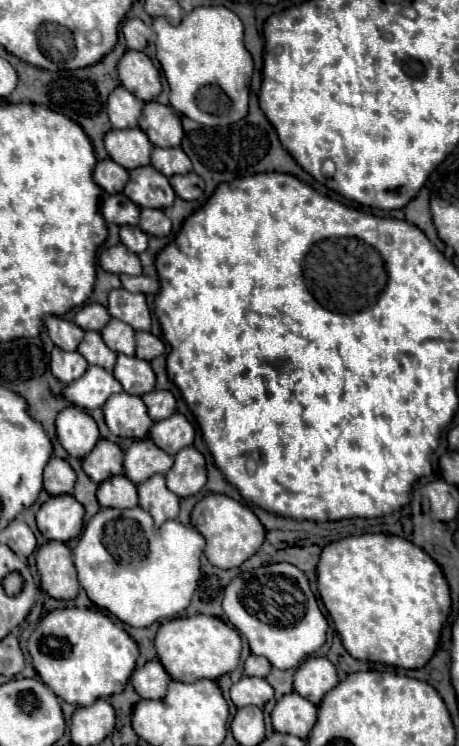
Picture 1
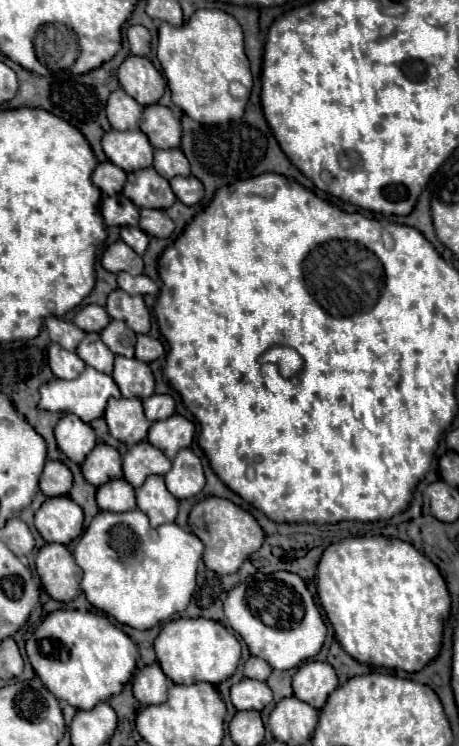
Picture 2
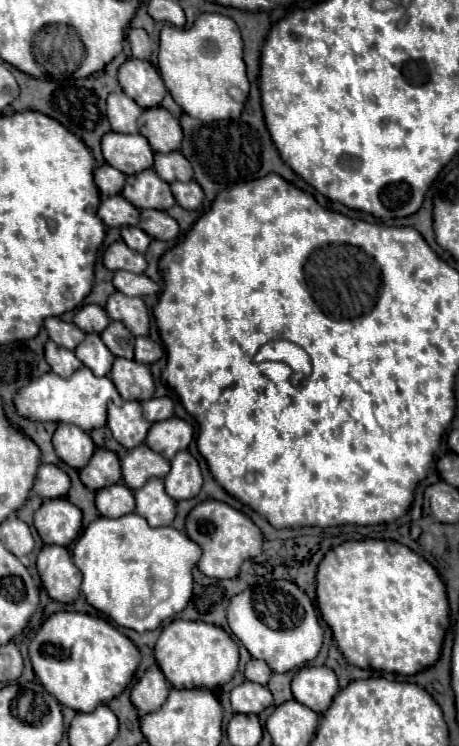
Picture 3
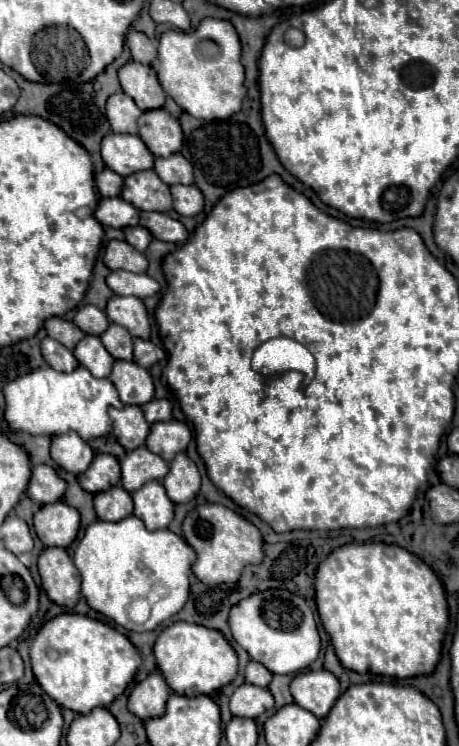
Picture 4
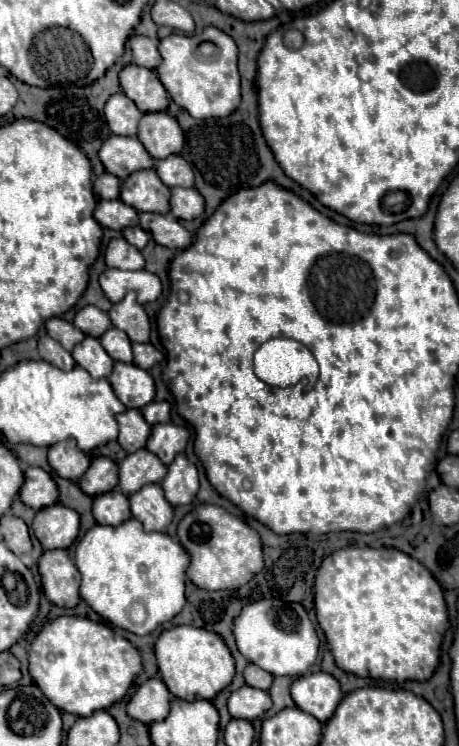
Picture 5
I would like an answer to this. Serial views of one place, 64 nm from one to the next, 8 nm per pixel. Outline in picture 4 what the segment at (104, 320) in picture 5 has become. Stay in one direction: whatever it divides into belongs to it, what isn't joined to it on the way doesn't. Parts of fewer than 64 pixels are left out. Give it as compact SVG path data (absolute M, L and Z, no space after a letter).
M82 306L76 316L74 316L74 324L86 332L86 334L94 334L94 336L100 336L108 326L110 326L110 320L108 316L96 308L96 306Z

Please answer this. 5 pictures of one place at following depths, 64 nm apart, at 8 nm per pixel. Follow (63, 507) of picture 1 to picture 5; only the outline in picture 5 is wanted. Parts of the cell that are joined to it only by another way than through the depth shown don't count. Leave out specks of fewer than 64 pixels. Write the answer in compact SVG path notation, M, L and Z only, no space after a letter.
M52 504L48 508L42 508L34 516L32 530L34 536L40 540L40 544L44 546L44 550L68 548L78 538L80 516L72 508Z

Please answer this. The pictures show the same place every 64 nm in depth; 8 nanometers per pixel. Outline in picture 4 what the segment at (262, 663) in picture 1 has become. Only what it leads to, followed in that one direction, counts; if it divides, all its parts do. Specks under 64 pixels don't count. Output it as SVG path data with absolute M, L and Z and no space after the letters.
M248 662L248 666L246 666L246 682L248 684L260 686L260 688L268 688L270 680L272 680L272 672L268 672L262 664Z

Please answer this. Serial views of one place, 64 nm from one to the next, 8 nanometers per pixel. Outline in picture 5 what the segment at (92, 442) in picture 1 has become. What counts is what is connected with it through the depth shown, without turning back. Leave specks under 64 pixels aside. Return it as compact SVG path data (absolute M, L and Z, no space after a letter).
M64 442L54 444L48 450L48 464L60 478L78 480L88 470L90 456L84 456L84 452L76 452L76 448L72 448L72 442Z

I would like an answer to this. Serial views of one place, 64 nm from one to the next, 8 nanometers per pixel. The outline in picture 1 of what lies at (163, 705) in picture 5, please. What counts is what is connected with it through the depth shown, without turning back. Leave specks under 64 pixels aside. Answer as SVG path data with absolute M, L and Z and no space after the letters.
M150 660L132 674L132 686L142 700L162 700L166 696L170 676L164 672L160 660Z

